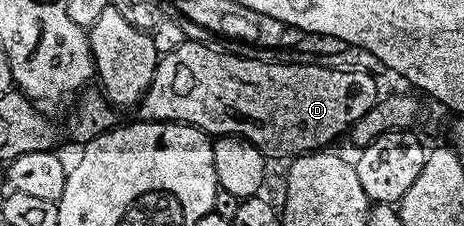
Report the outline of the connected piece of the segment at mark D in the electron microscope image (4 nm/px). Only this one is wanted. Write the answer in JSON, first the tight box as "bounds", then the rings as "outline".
{"bounds":[138,41,381,152],"outline":[[[185,41],[181,48],[173,48],[173,52],[162,55],[152,82],[138,103],[138,117],[145,122],[184,122],[208,136],[245,138],[248,142],[262,144],[268,151],[314,152],[330,147],[338,134],[346,135],[381,98],[376,75],[360,70],[345,70],[334,65],[306,66],[282,60],[262,62],[254,56],[242,58],[226,49],[214,50],[213,47],[206,42]]]}

